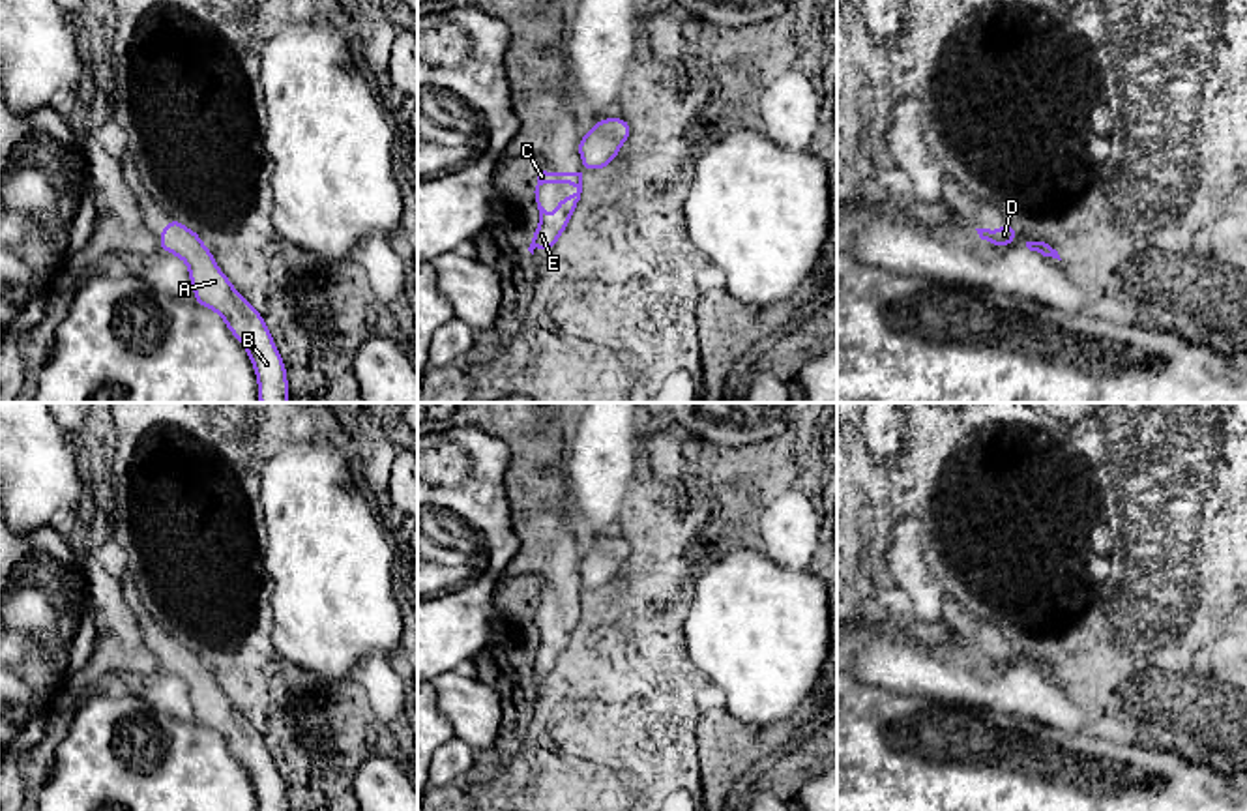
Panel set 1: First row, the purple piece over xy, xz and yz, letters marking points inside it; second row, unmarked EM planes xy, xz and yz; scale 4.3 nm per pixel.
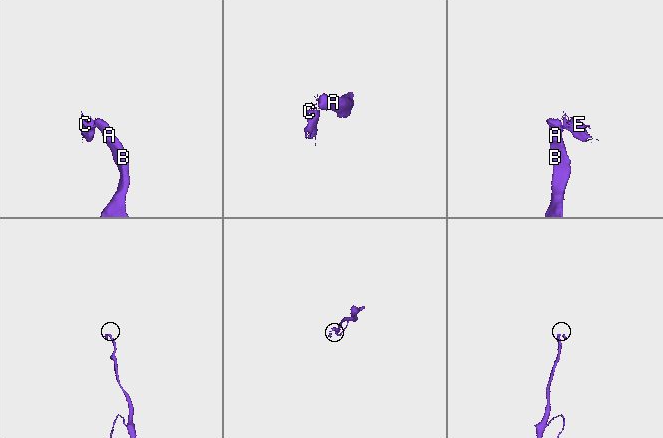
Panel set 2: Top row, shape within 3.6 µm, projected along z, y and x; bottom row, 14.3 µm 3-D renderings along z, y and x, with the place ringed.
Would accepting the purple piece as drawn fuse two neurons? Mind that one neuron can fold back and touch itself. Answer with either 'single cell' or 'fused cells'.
fused cells

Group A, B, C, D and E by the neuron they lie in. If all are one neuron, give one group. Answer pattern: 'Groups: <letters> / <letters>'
Groups: A B D / C E

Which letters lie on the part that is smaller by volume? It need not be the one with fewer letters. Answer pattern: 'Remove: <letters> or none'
Remove: C, E

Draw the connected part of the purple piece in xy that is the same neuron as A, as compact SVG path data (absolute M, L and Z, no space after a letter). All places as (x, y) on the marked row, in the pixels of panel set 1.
M172 219L161 230L159 242L187 264L195 303L215 311L247 350L258 382L258 401L288 403L286 367L262 315L232 287L200 236Z

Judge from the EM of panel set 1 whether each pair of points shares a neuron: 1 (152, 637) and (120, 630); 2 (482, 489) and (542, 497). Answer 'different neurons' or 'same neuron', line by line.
1: different neurons
2: different neurons

